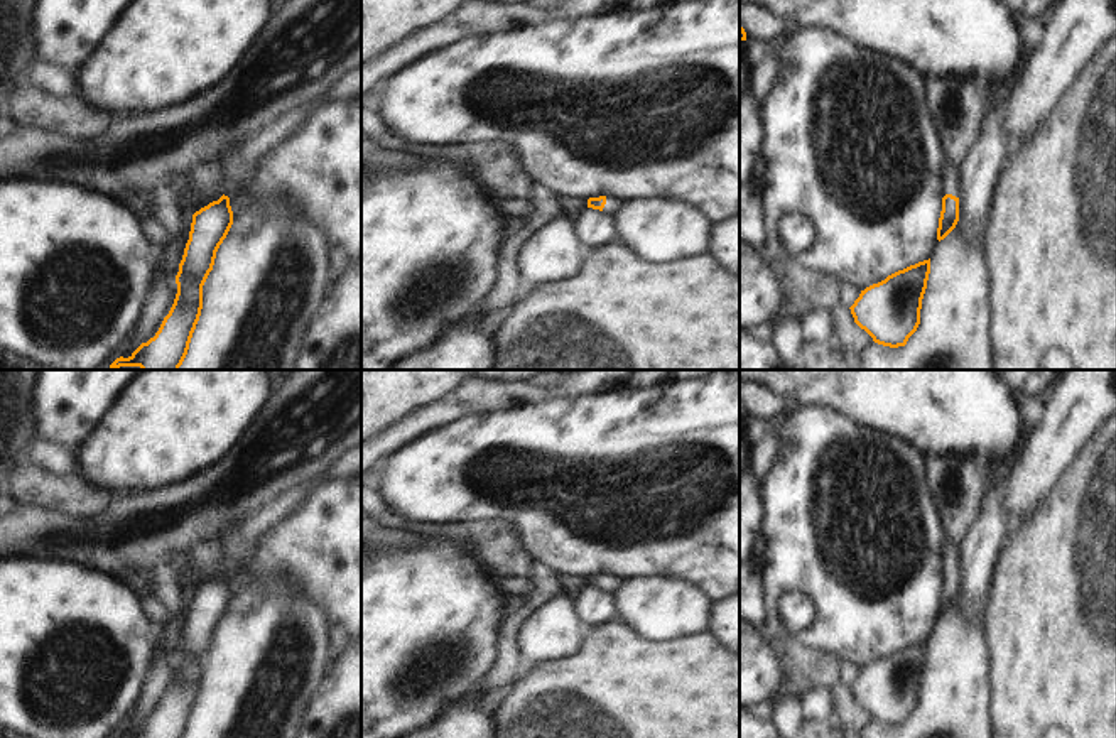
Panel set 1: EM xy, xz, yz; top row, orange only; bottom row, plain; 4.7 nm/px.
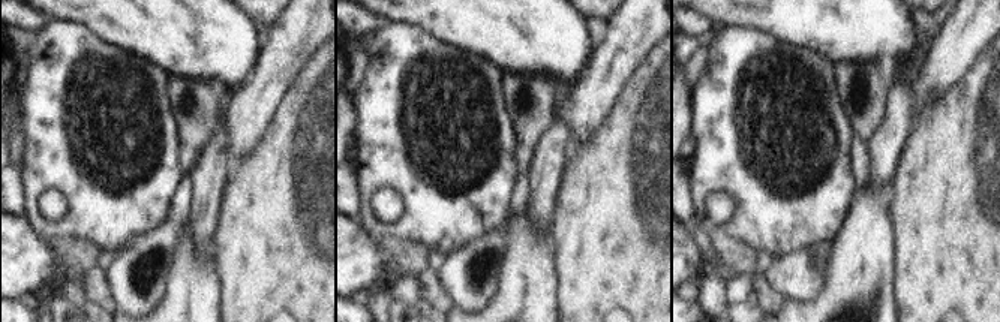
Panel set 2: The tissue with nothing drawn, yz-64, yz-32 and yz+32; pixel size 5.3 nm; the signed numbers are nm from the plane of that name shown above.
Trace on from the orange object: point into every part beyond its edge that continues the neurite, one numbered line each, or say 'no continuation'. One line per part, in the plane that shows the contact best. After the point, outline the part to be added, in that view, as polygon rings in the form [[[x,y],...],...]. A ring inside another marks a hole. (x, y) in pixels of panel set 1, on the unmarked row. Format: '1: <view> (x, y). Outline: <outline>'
1: xz (613, 583). Outline: [[[606,574],[606,583],[603,589],[616,594],[625,586],[625,583],[626,583],[626,578],[623,576]]]

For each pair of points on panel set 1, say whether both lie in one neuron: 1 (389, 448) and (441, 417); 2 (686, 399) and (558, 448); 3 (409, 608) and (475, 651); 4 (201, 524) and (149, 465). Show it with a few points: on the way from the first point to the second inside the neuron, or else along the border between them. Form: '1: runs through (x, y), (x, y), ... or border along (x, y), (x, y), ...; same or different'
1: runs through (402, 434), (427, 419); same
2: runs through (654, 431), (637, 448), (590, 448); same
3: runs through (426, 625), (441, 640), (458, 645); same
4: border along (206, 470), (167, 485), (130, 493); different

